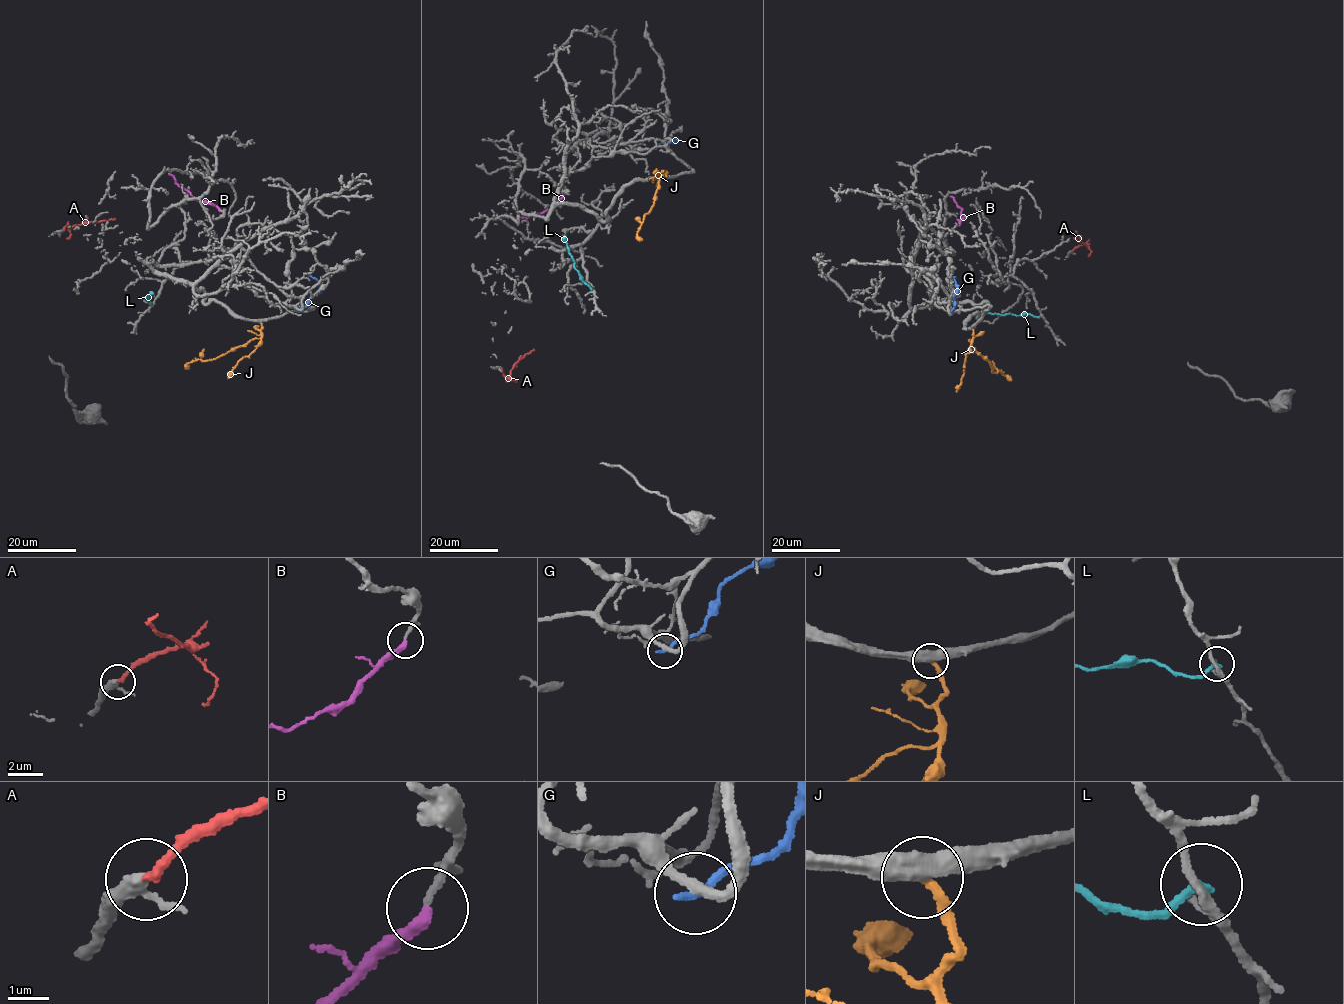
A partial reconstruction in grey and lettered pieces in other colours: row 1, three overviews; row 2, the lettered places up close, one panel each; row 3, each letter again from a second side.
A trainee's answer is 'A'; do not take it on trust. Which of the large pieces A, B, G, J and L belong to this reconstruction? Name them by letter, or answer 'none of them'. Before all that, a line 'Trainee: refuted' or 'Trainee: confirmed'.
Trainee: confirmed
A

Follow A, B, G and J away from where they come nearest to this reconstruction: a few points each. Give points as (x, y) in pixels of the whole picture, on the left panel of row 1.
A: (63, 230), (65, 226), (115, 219)
B: (221, 210), (195, 199), (169, 173)
G: (298, 310), (319, 288), (316, 279), (307, 274)
J: (259, 322), (262, 329), (259, 338), (213, 359), (192, 361), (187, 364), (187, 369)

